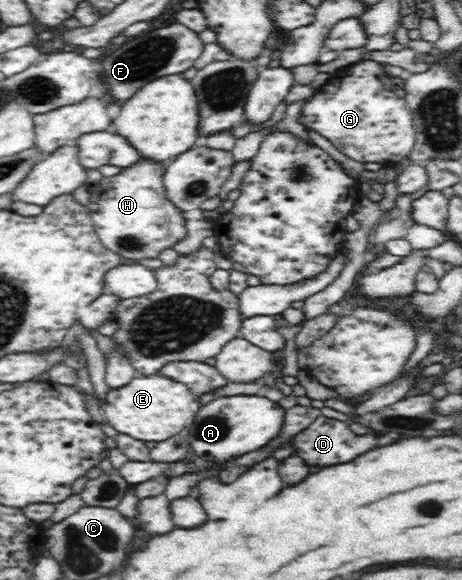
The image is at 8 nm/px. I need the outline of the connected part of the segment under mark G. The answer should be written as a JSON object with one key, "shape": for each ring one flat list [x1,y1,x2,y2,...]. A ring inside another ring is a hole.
{"shape":[[363,58,359,63,338,70,330,76,324,86,306,100,297,121,323,138,329,139,345,157,349,157,353,161,380,162,401,166,406,162,415,145,415,129,405,100,395,94,396,87,384,68,375,61]]}

